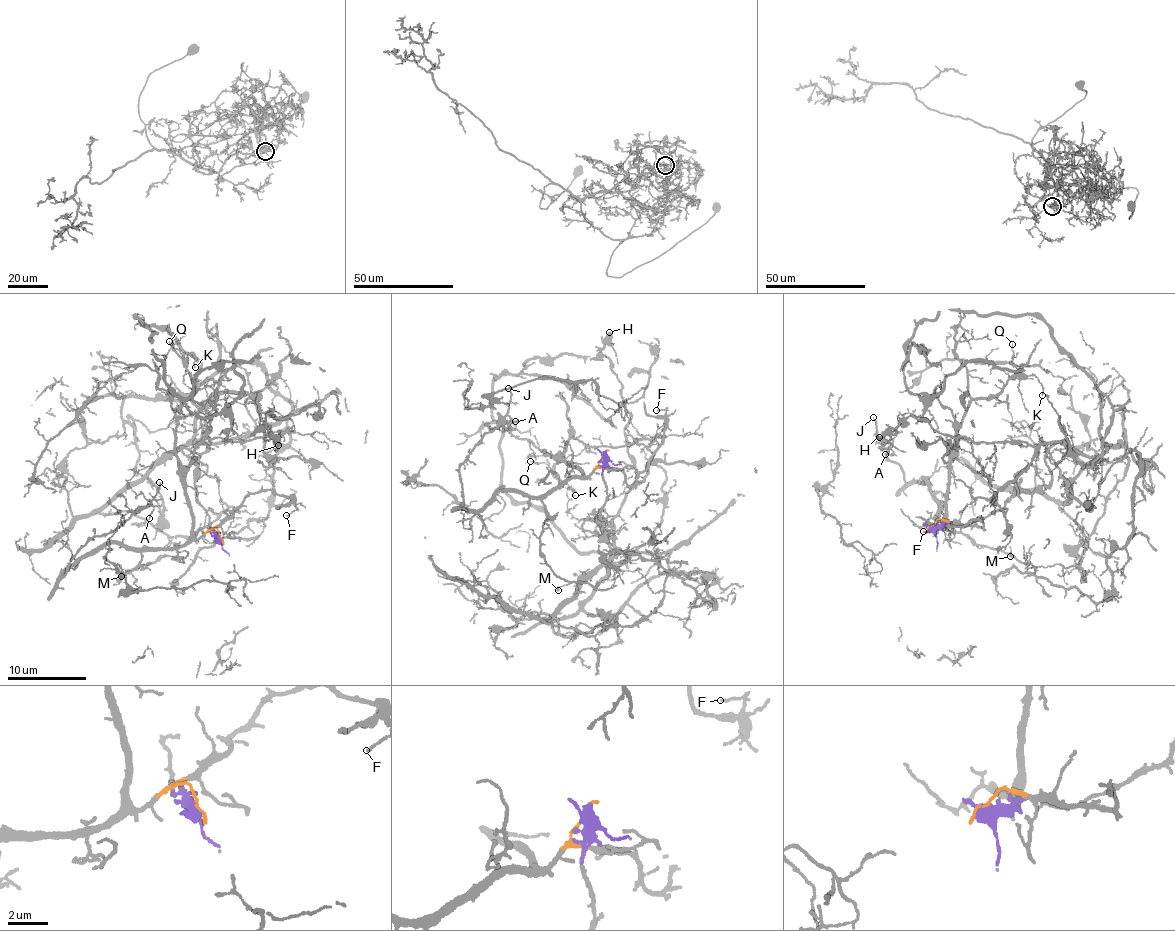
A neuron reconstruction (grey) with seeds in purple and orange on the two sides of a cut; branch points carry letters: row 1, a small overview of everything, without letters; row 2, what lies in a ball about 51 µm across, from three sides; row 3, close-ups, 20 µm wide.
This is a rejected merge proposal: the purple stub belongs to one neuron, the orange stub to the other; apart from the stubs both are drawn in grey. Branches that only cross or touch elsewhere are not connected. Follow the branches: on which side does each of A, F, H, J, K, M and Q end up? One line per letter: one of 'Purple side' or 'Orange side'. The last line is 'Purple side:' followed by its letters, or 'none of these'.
A: Orange side
F: Orange side
H: Purple side
J: Orange side
K: Orange side
M: Orange side
Q: Orange side
Purple side: H

